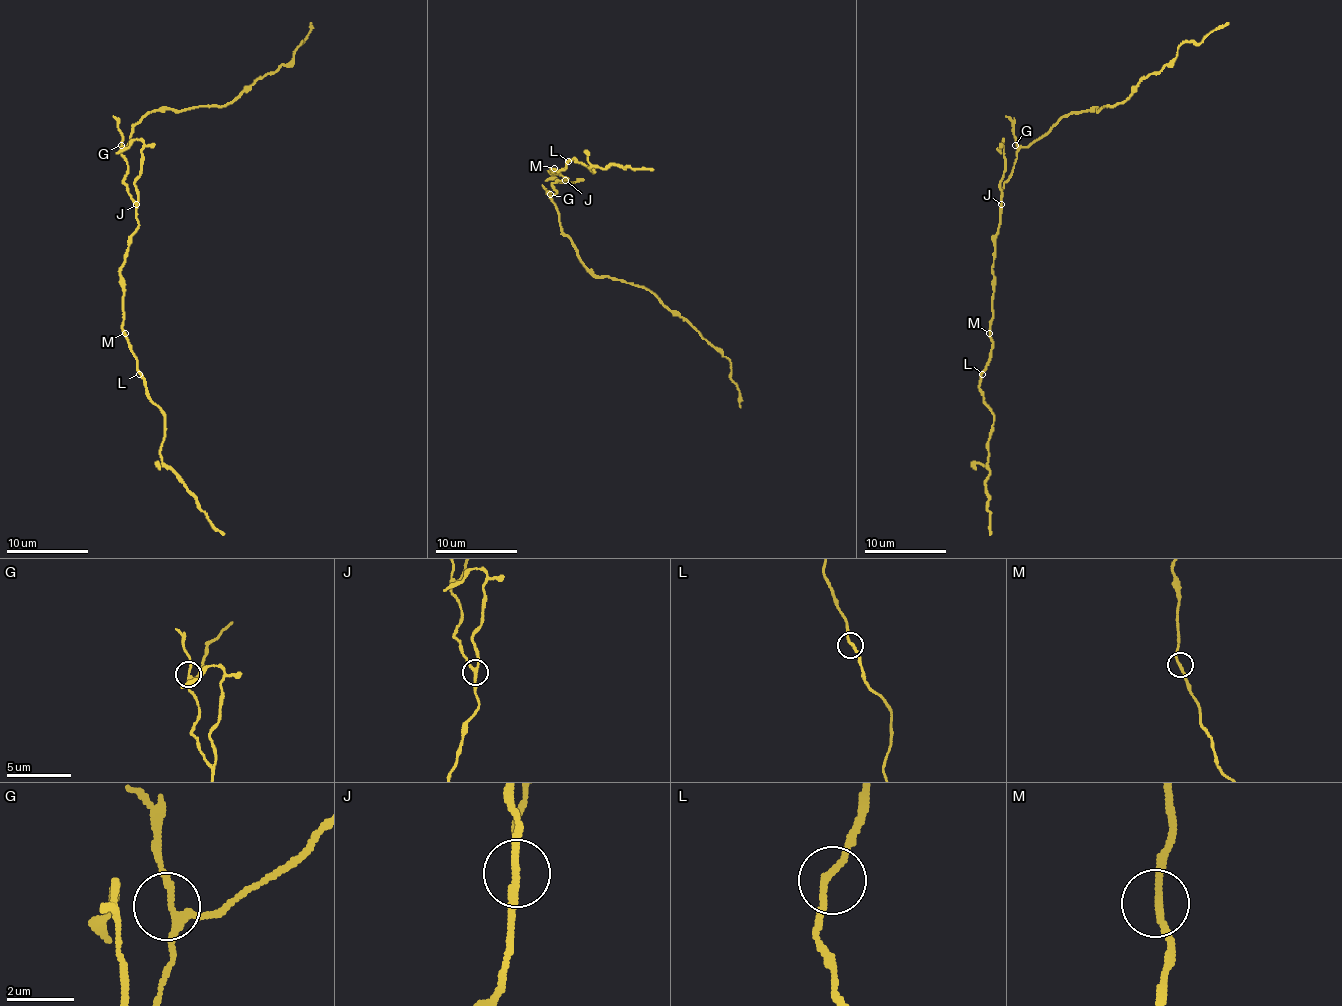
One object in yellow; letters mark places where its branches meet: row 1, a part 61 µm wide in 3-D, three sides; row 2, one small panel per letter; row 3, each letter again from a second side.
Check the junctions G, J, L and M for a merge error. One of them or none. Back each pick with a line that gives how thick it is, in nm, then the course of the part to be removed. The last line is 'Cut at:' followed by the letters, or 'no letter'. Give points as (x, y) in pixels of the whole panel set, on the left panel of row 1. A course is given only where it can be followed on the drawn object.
J: 180 nm | (137, 204), (135, 177), (141, 171), (143, 143), (133, 141), (116, 153)
Cut at: J

